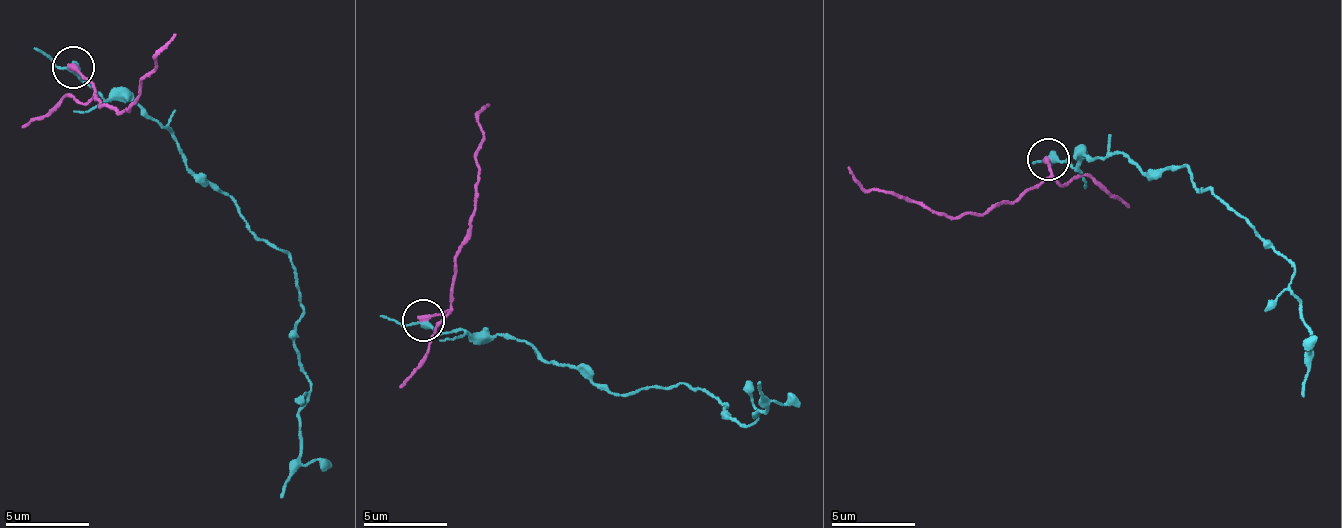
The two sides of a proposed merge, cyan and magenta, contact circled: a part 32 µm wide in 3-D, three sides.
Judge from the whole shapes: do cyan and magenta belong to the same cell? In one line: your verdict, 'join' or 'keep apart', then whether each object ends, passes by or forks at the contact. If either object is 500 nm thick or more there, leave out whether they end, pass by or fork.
keep apart; cyan passes by; magenta ends

